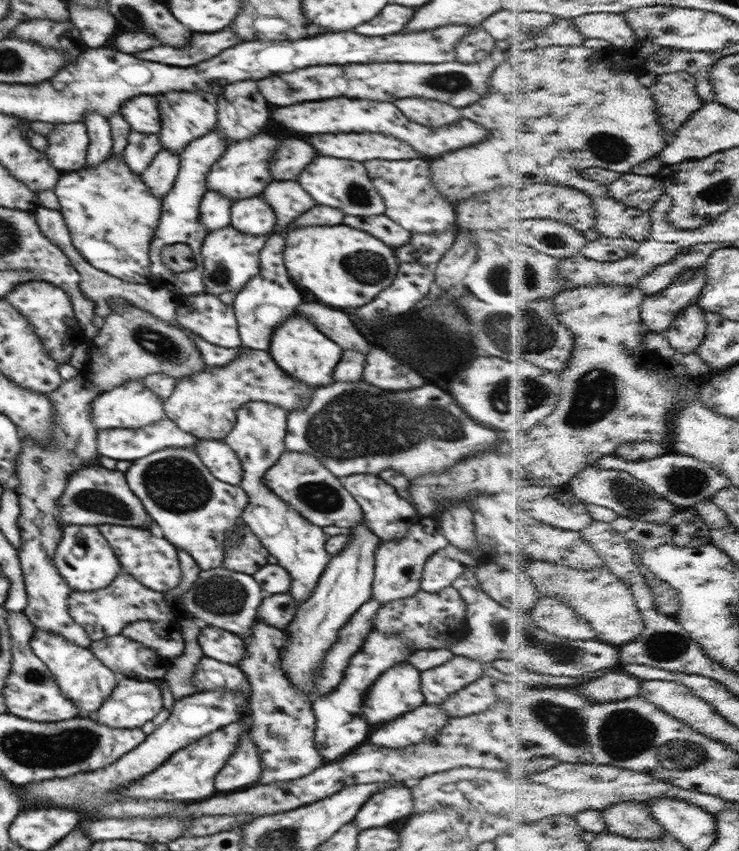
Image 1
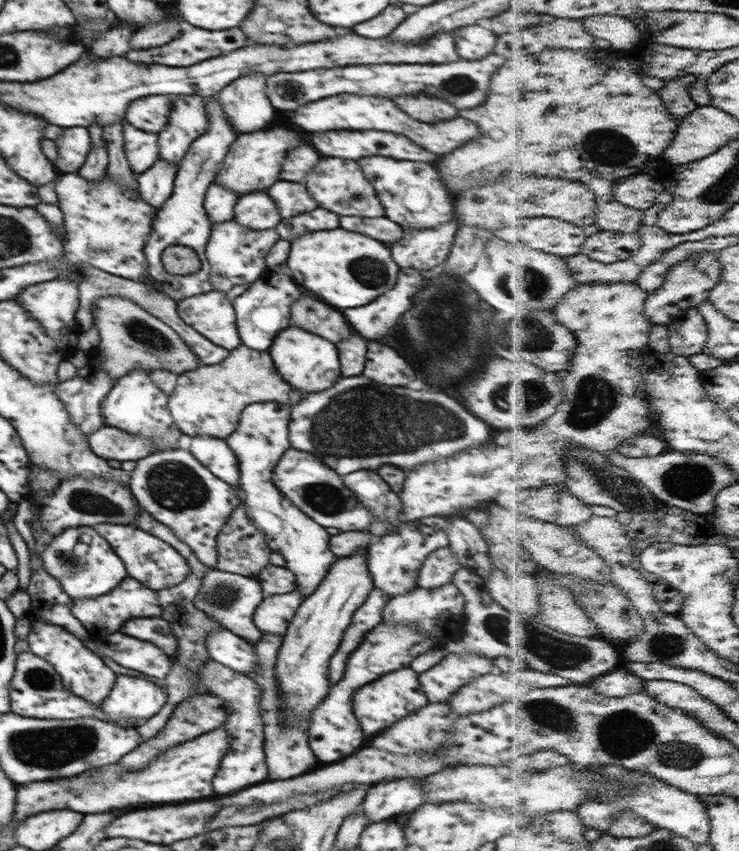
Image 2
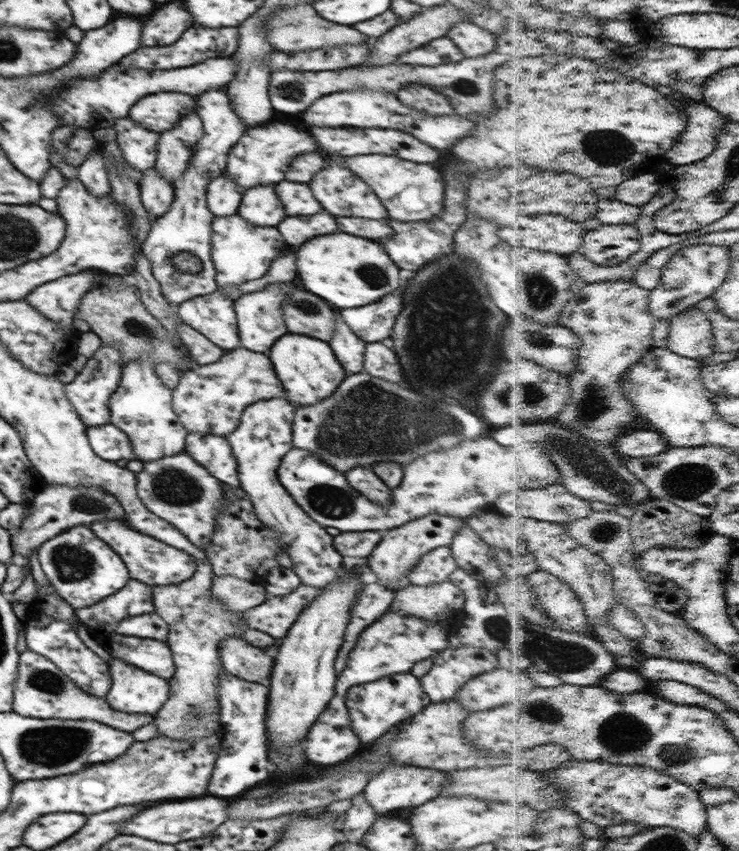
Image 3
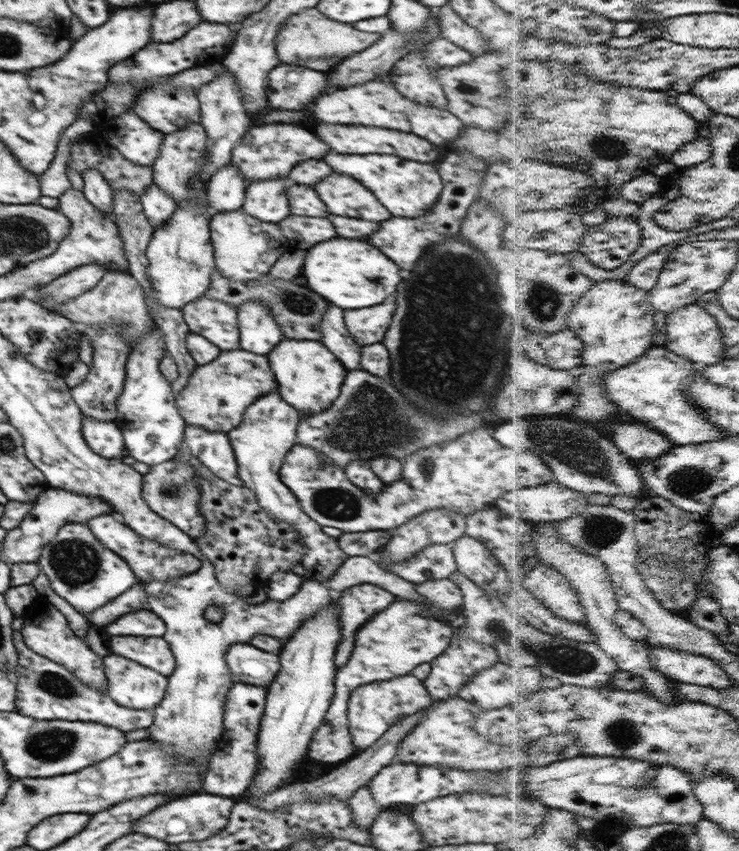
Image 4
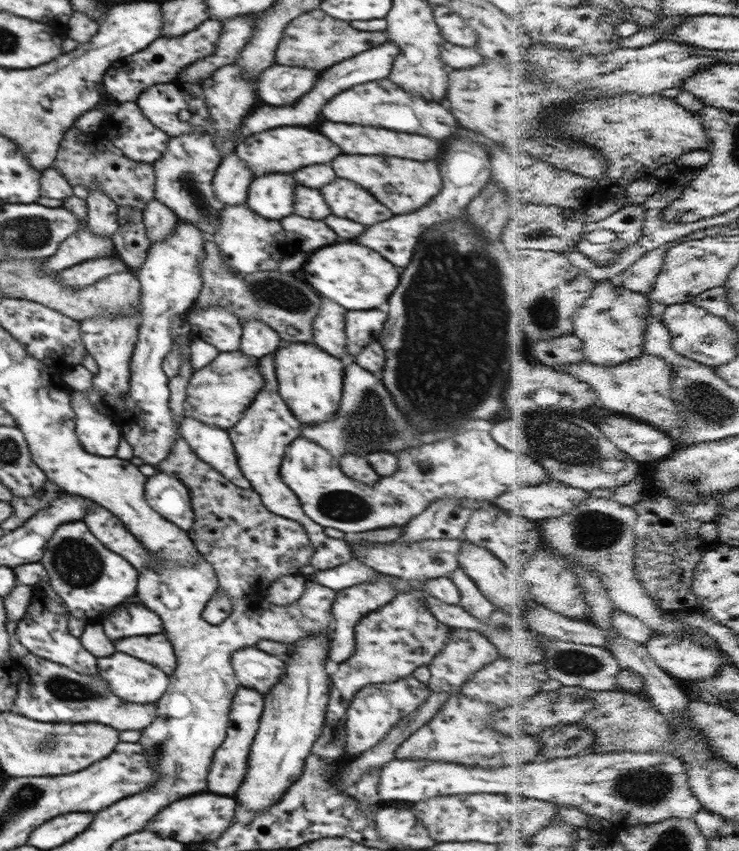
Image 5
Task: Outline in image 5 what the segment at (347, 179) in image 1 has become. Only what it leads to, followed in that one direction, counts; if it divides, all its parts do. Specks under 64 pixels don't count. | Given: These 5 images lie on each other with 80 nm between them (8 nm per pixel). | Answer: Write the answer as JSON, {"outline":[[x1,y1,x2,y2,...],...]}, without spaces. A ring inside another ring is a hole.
{"outline":[[336,178,330,186,320,188,320,192,326,198,326,204,330,206,334,216,350,218,366,226,388,220,395,215,384,204,380,204,370,192,344,178]]}

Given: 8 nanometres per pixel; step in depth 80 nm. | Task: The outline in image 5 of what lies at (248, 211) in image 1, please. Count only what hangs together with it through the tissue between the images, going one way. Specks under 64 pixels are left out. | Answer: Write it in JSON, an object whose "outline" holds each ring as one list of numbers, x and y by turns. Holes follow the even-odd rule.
{"outline":[[272,172,255,176,245,203,256,214,279,221,294,212,296,182,292,173]]}

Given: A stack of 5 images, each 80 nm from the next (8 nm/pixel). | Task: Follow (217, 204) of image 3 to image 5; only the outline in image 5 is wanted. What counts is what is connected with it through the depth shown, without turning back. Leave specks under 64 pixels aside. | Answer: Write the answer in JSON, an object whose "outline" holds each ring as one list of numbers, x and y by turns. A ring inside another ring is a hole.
{"outline":[[234,152,222,157,213,178,217,199,224,205,242,204,247,200,251,182,255,176,243,160]]}

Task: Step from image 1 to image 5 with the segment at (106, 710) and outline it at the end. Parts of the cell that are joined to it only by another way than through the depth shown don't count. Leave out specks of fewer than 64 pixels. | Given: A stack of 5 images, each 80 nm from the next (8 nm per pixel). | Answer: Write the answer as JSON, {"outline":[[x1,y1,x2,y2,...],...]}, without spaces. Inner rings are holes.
{"outline":[[122,652,97,658,97,665,112,694,126,702,157,703,169,685,169,675,157,666]]}

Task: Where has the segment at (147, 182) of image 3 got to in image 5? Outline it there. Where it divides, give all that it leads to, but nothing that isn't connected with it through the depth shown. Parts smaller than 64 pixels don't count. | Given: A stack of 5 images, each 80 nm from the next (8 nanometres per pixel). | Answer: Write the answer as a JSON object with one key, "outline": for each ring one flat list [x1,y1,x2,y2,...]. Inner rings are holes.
{"outline":[[155,196,146,203,142,211,151,244,163,241,173,231,179,219,175,212,170,211]]}

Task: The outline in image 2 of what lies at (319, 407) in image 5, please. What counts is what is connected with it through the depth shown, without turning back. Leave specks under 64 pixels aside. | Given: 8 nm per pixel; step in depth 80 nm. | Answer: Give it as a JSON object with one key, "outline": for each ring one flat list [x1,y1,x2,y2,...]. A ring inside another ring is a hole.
{"outline":[[288,325,275,334,268,351,274,361,275,370,282,375,282,378,285,378,286,382,302,391,303,394,308,394,326,390,343,378,338,349,334,344,321,336,310,334,302,327]]}

